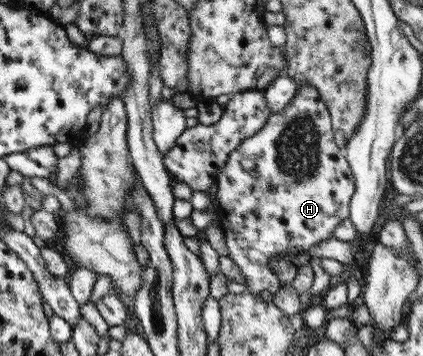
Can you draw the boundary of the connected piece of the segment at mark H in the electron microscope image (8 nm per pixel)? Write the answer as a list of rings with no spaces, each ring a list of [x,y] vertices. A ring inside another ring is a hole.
[[[307,83],[304,85],[300,84],[295,98],[282,111],[273,113],[260,131],[257,131],[252,137],[247,137],[242,143],[238,144],[234,152],[229,153],[229,159],[217,177],[217,184],[218,221],[225,234],[224,244],[227,246],[227,255],[230,256],[234,265],[242,273],[242,280],[240,281],[241,288],[259,298],[262,297],[261,293],[263,291],[269,291],[272,293],[271,295],[276,295],[275,291],[282,287],[279,278],[270,269],[270,262],[276,260],[276,257],[289,257],[290,253],[288,251],[294,251],[294,249],[299,252],[310,253],[310,248],[314,248],[316,244],[324,241],[324,239],[332,238],[332,234],[334,234],[334,230],[338,227],[338,224],[349,217],[351,199],[355,190],[355,179],[353,178],[350,166],[345,158],[343,149],[336,145],[334,139],[331,115],[329,114],[328,108],[324,100],[320,97],[318,90]]]

